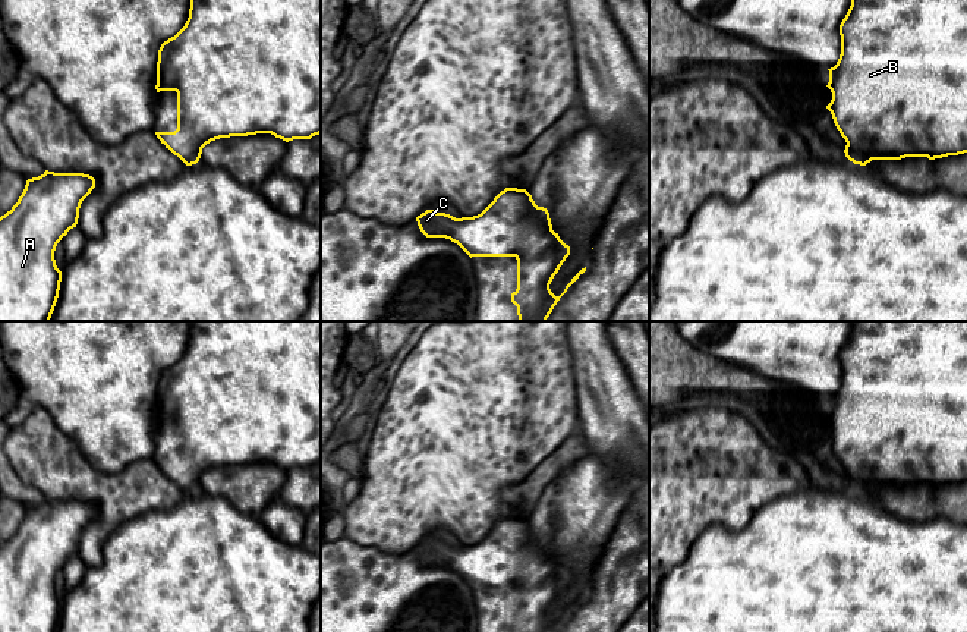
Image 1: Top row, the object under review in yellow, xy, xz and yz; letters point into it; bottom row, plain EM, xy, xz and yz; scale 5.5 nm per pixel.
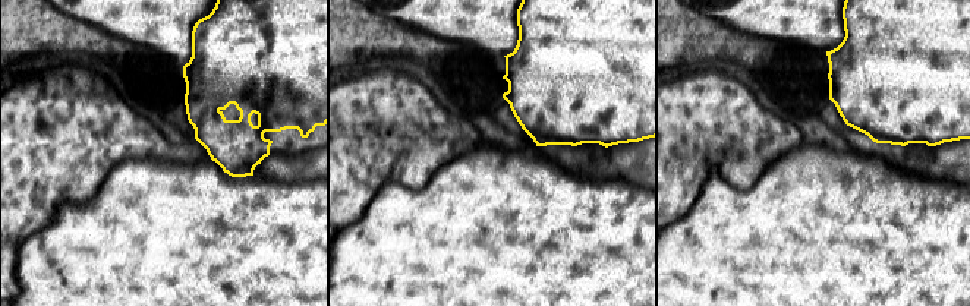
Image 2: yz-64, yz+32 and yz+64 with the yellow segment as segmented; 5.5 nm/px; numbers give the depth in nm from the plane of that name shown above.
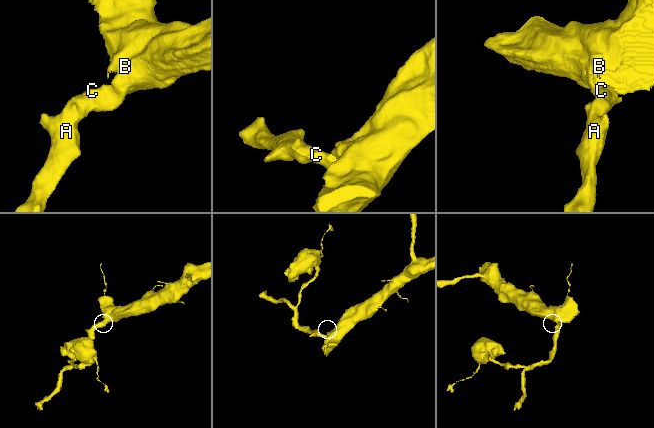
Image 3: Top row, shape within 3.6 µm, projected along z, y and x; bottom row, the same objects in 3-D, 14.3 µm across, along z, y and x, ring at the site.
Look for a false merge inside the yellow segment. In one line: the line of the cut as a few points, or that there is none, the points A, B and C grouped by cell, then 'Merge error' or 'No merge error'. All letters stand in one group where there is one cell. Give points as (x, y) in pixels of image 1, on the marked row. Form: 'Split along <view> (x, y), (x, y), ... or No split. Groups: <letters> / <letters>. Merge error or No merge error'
No split. Groups: A B C. No merge error

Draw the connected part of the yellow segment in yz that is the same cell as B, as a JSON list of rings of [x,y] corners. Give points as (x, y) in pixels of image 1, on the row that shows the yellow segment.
[[[851,0],[840,25],[841,54],[829,70],[828,88],[832,100],[826,106],[834,123],[845,139],[845,157],[854,164],[866,166],[872,160],[901,160],[927,157],[929,160],[967,153],[967,0]]]

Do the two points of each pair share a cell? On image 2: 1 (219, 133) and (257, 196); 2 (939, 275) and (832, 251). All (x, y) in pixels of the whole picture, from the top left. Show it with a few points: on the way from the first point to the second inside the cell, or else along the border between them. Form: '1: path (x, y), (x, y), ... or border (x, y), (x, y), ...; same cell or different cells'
1: border (214, 161), (232, 176), (252, 176); different cells
2: path (913, 275), (866, 275), (859, 268); same cell

